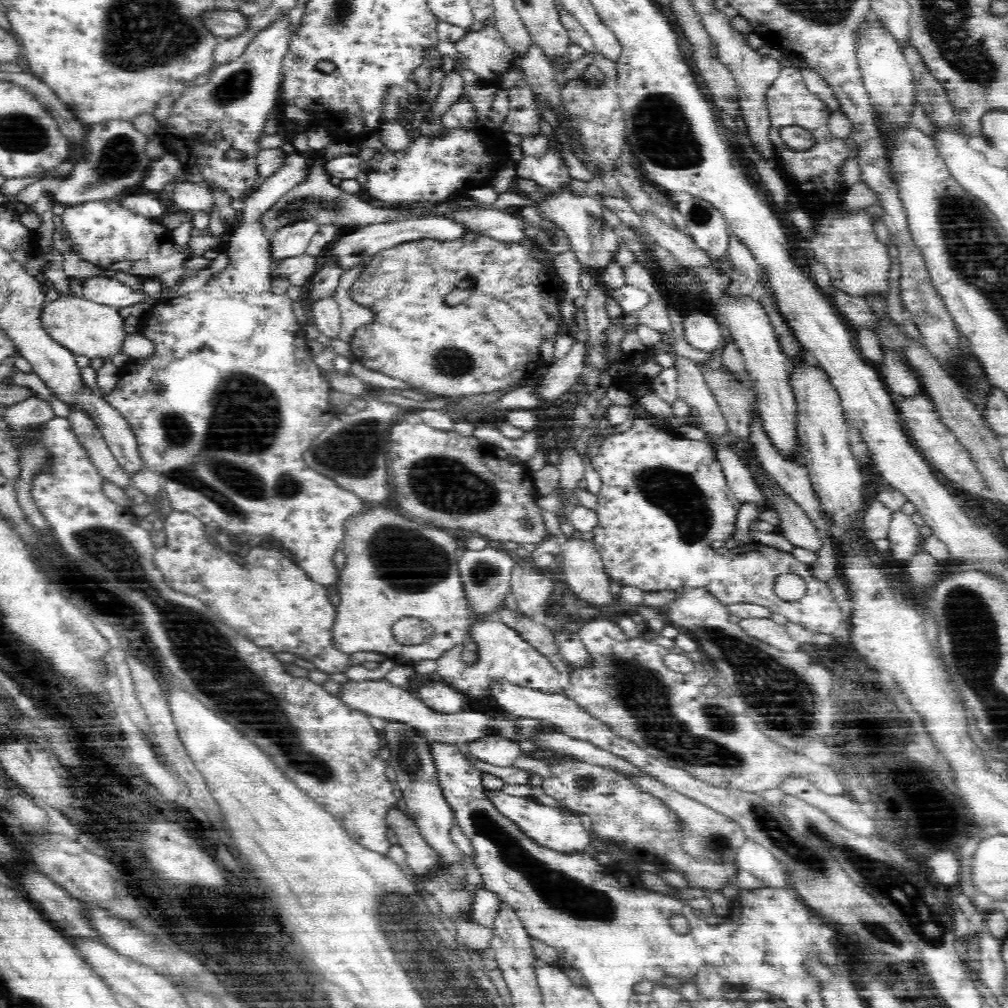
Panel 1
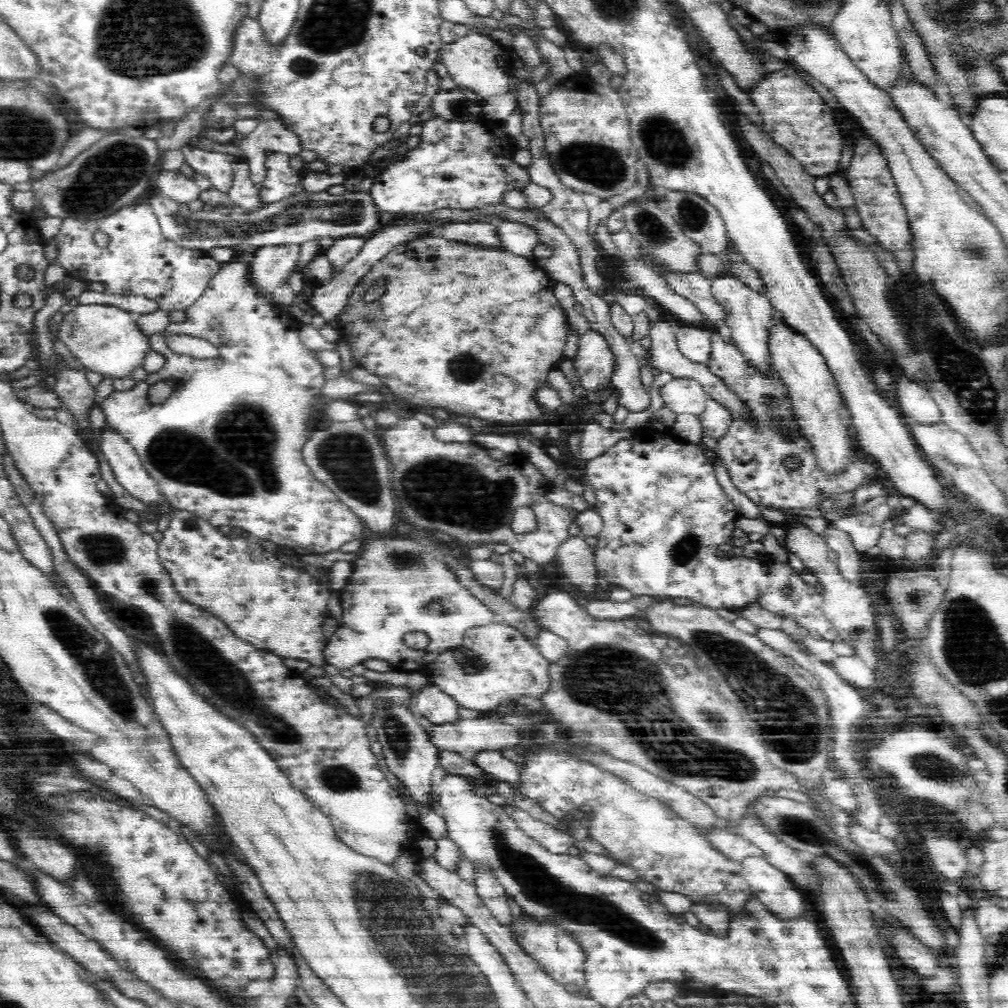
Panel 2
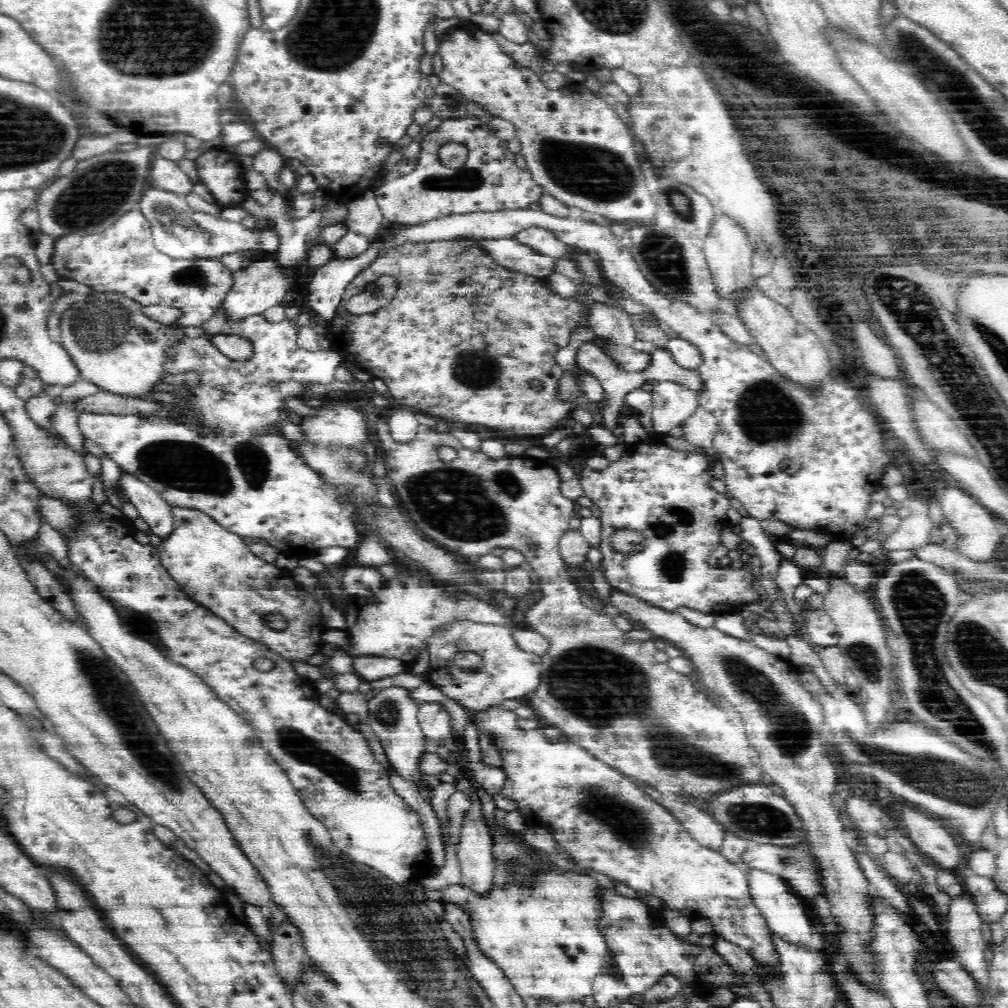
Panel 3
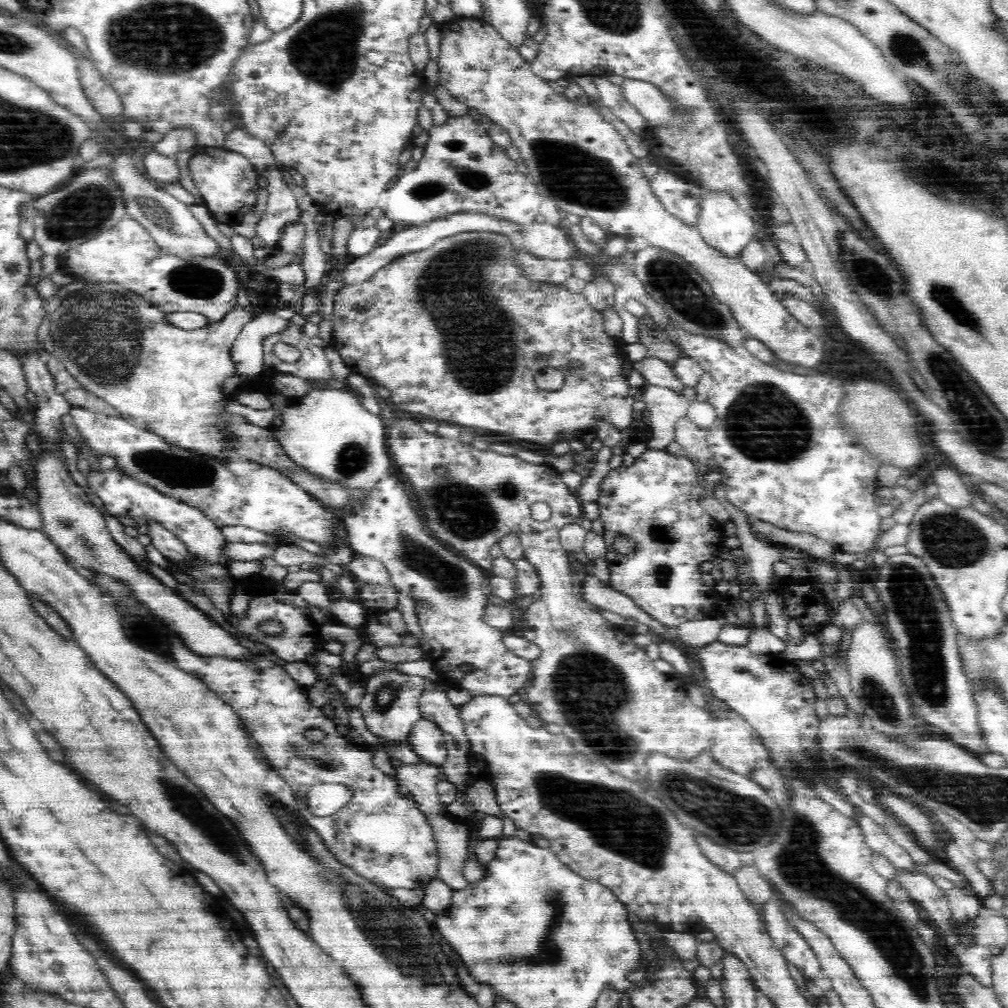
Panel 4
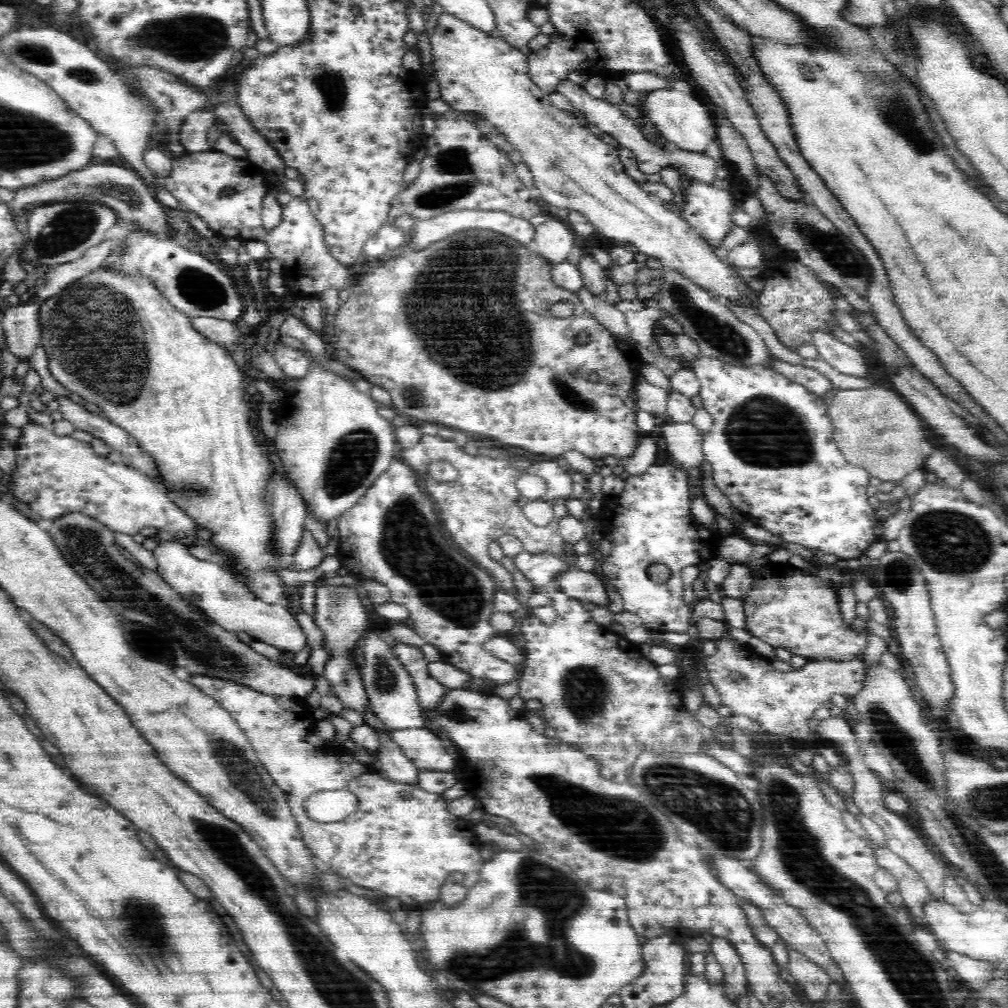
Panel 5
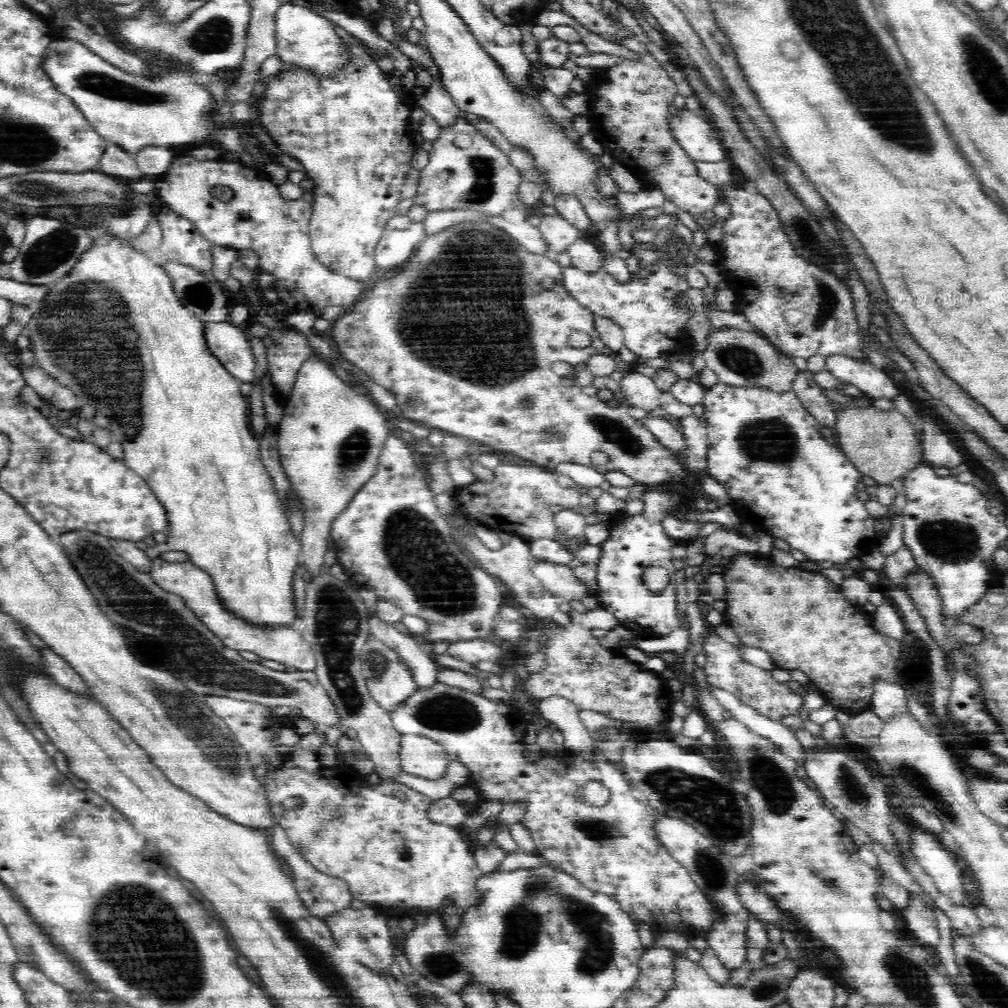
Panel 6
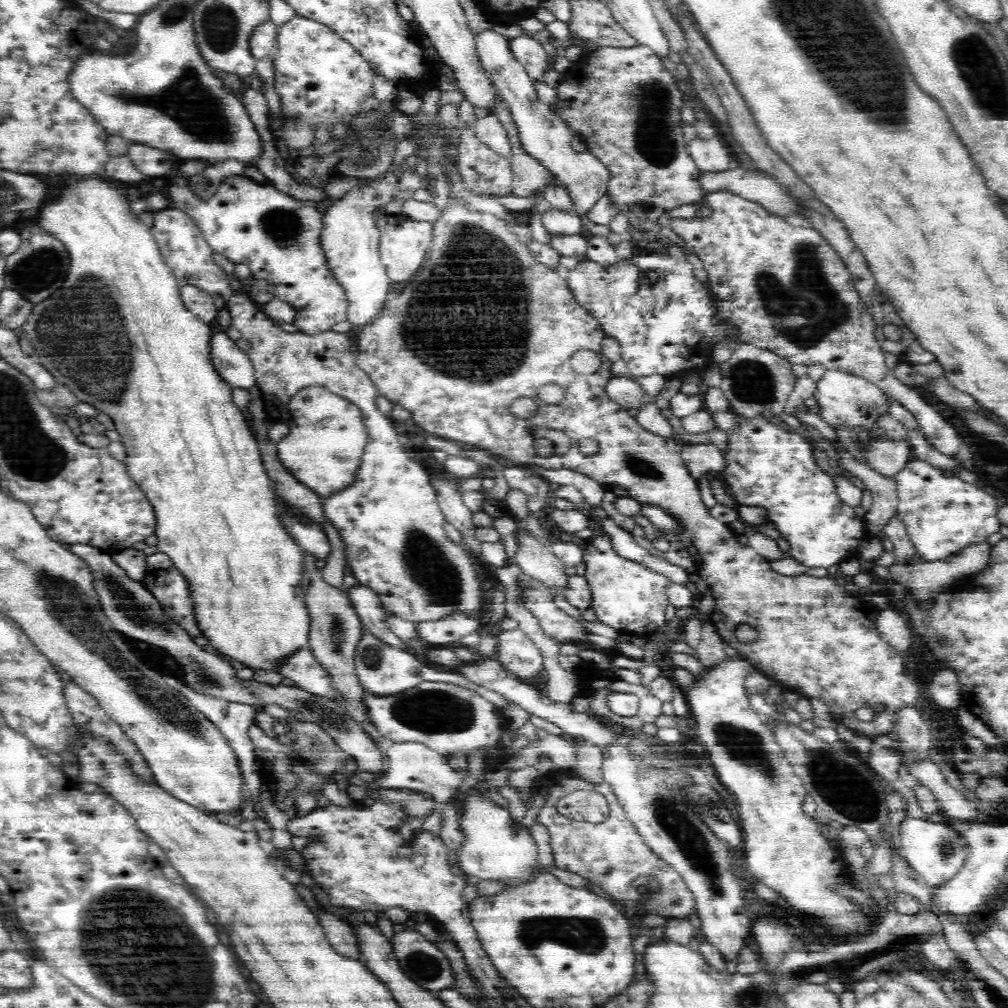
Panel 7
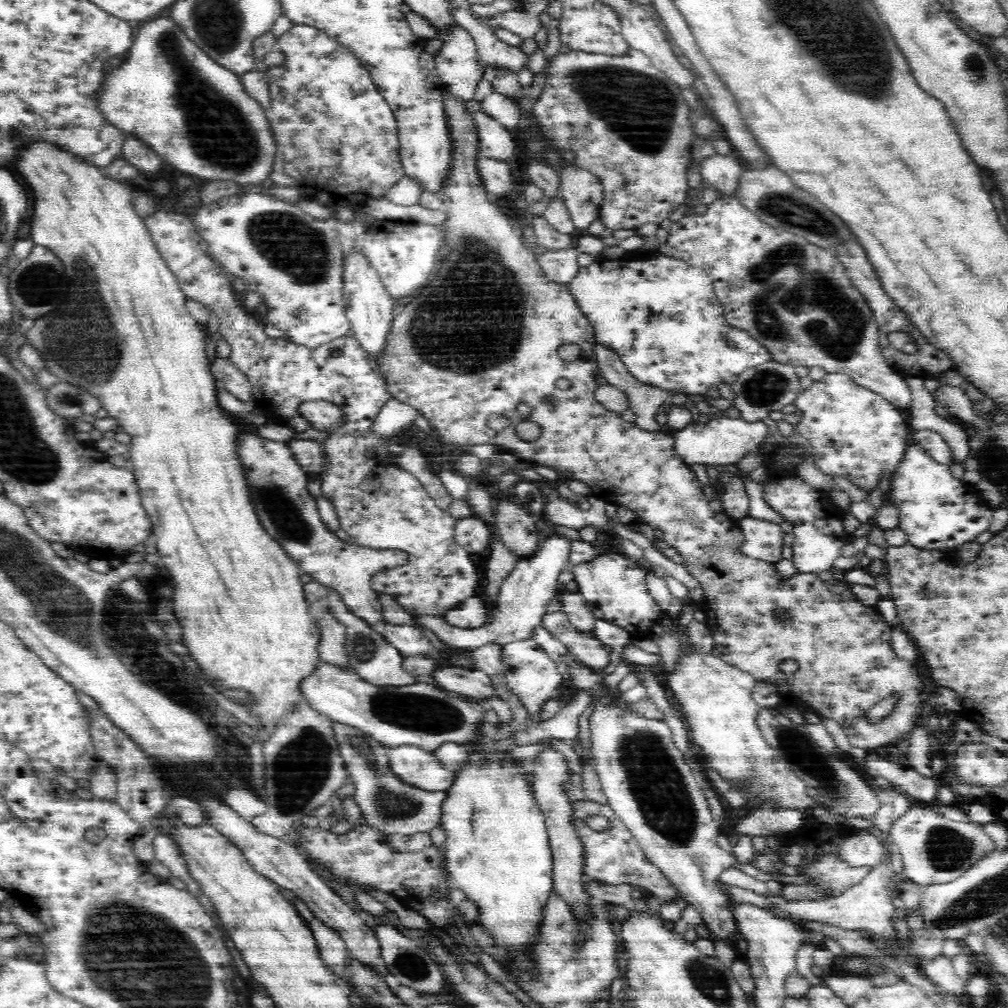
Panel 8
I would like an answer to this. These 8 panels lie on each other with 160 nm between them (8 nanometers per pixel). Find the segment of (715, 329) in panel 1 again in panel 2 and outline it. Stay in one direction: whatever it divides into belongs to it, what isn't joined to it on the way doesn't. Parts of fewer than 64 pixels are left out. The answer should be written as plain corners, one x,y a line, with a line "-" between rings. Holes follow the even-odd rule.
675,321
674,334
678,339
680,352
694,362
707,363
713,349
716,326
706,323
689,324

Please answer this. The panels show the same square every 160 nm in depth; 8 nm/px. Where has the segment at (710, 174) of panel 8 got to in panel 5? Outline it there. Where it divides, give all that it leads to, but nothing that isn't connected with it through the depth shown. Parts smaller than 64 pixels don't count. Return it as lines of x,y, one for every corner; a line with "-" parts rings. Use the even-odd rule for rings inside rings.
674,88
652,90
647,92
647,97
639,108
642,108
642,111
650,117
650,120
652,120
652,123
661,133
661,136
666,141
669,141
673,147
678,146
680,149
686,151
706,153
710,142
717,138
713,117
710,113
709,107
705,105
704,100
700,98
700,93
698,92

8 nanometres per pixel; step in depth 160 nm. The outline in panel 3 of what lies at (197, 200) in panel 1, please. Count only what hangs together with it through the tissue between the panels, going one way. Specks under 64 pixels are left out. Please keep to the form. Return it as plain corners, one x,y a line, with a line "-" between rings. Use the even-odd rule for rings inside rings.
156,155
148,177
152,178
154,187
182,196
192,193
194,186
193,181
180,170
176,162

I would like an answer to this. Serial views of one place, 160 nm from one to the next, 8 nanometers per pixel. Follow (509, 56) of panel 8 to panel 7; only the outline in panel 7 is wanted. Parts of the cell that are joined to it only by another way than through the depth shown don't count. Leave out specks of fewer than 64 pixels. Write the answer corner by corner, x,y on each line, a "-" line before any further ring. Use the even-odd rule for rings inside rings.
520,35
509,42
514,58
522,63
526,72
536,81
544,81
545,72
552,68
552,60
538,41

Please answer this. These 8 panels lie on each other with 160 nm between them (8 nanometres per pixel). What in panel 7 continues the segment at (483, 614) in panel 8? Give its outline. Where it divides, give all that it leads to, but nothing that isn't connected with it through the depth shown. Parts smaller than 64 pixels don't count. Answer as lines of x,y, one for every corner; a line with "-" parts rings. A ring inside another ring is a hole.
454,614
453,617
438,621
416,623
420,640
432,646
450,646
460,642
461,638
479,632
480,618
468,618
466,614

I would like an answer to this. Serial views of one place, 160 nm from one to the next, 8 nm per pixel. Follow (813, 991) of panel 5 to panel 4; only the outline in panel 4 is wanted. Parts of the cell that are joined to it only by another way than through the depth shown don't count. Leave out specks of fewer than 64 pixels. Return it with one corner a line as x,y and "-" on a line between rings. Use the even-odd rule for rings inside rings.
781,899
778,902
770,900
764,904
762,916
767,931
788,963
795,964
804,978
816,978
821,969
820,961
807,940
787,921
783,914
783,908
787,905
788,903

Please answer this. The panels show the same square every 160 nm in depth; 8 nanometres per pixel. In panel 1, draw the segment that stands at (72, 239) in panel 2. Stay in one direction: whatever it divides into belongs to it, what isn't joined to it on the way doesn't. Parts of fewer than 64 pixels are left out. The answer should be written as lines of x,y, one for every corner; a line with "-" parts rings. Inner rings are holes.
116,200
89,201
81,204
70,205
61,215
62,222
75,242
79,244
79,256
106,271
130,272
134,275
144,275
148,278
159,278
163,286
172,287
179,284
183,278
190,276
191,272
186,270
182,263
189,259
188,249
181,253
174,251
174,238
172,231
156,223
156,220
149,219
138,213
131,213
128,209
121,207

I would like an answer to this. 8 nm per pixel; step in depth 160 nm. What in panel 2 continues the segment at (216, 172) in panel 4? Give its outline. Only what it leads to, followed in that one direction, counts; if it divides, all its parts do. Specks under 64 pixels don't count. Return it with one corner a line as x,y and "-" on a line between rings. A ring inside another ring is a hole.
184,145
181,150
188,166
192,166
196,173
200,172
200,174
210,176
212,184
218,190
222,190
224,193
232,187
232,178
234,178
232,169
235,164
235,156
214,152
214,150
188,148
187,145

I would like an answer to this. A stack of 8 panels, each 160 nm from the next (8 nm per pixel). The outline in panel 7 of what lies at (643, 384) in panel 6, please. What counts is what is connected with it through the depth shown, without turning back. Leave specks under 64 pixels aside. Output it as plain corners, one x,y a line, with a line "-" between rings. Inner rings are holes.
631,375
612,377
605,389
610,400
626,409
642,408
643,404
651,399

